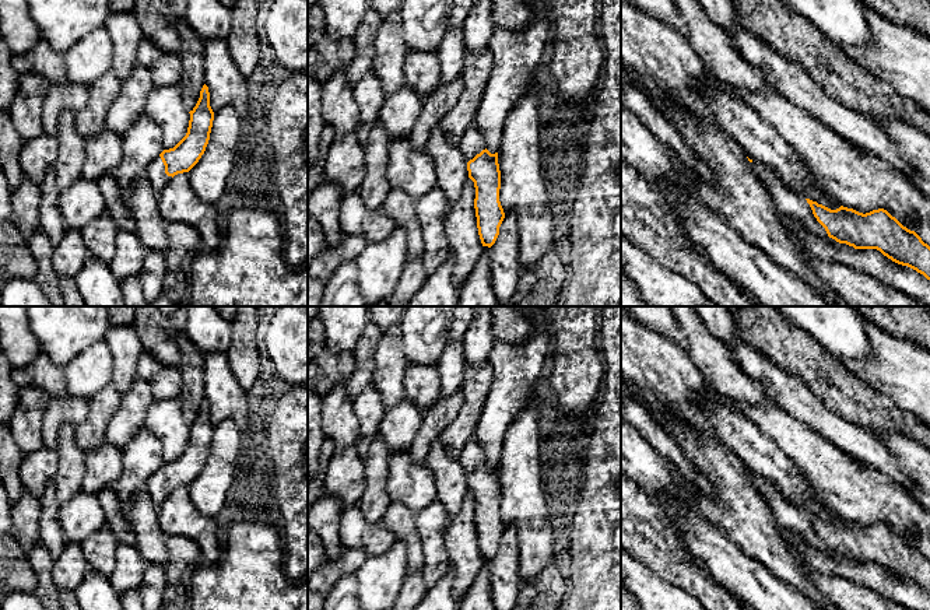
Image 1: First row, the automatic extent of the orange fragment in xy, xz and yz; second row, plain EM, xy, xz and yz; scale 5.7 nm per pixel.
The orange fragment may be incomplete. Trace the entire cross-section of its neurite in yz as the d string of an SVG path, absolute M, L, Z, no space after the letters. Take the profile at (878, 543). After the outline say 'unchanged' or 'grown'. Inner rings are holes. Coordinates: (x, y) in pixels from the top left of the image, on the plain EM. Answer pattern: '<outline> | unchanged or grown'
M752 474L752 483L779 526L801 536L811 547L832 551L854 562L877 562L892 575L930 593L930 560L887 523L866 527L843 519L831 523L794 506L769 480Z | grown

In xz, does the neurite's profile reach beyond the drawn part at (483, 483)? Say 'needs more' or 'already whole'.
needs more

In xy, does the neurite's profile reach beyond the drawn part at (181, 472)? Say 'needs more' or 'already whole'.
needs more

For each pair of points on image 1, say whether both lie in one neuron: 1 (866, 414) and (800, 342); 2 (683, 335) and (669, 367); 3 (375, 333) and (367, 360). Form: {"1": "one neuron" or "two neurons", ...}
{"1": "one neuron", "2": "two neurons", "3": "one neuron"}

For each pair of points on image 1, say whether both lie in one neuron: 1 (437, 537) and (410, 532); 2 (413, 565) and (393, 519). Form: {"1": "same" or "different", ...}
{"1": "different", "2": "same"}

